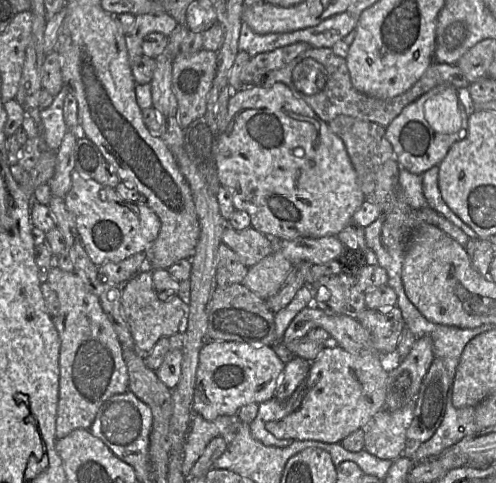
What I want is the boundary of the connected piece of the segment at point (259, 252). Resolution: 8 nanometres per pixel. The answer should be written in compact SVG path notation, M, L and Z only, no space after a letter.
M226 225L222 243L229 246L247 267L253 266L276 249L276 241L253 227L236 230Z

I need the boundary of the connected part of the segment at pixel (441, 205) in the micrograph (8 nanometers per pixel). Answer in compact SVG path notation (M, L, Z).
M433 166L422 175L422 189L427 204L430 208L434 209L454 225L459 227L469 238L479 238L478 235L444 202L438 186L438 175L438 166Z

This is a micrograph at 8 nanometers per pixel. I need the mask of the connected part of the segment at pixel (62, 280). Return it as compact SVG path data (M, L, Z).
M53 265L47 282L57 293L59 312L53 317L60 339L59 351L59 397L56 417L56 438L67 436L75 429L88 429L101 405L110 397L129 390L129 375L123 358L123 350L114 327L102 309L99 298L87 289L82 279Z

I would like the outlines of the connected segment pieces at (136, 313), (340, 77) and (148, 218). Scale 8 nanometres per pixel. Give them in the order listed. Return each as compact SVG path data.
M142 269L121 288L124 317L134 340L134 350L139 356L145 359L160 338L183 331L188 305L177 295L166 301L160 300L154 288L152 269Z
M331 48L308 49L284 67L268 73L262 81L262 85L269 87L277 82L283 83L289 87L295 96L304 100L318 115L318 117L326 123L329 123L339 115L346 115L359 120L377 123L384 127L388 126L407 105L437 86L447 84L465 92L470 85L456 64L451 65L434 61L420 77L420 79L403 94L389 99L374 98L360 93L353 87L345 58L337 56Z
M76 169L72 171L71 188L64 201L73 214L83 246L96 266L145 252L159 235L160 218L148 204L127 201L114 188L85 177Z

